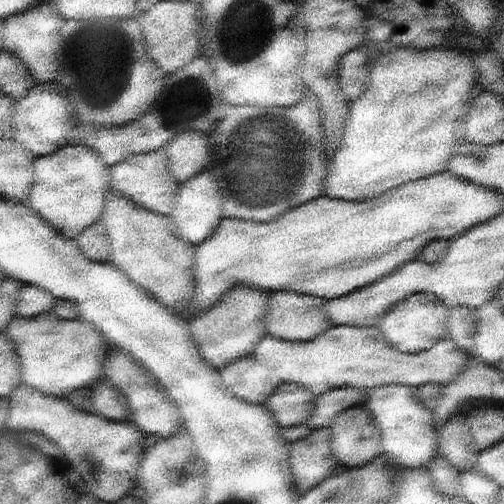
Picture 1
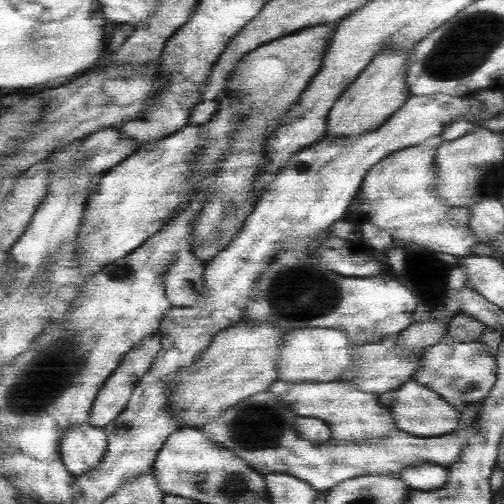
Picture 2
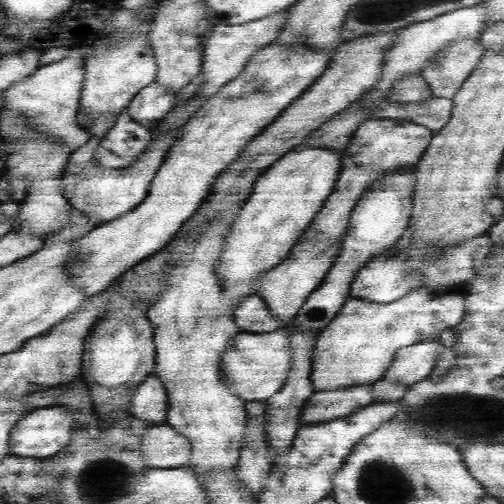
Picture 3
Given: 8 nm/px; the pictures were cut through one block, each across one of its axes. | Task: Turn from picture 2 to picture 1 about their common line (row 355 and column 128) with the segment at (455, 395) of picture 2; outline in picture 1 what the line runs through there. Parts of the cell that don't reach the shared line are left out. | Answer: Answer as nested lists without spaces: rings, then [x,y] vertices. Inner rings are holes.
[[[21,386],[11,396],[9,428],[15,432],[41,432],[51,440],[69,462],[75,462],[75,474],[83,480],[89,494],[105,502],[119,502],[123,496],[133,494],[133,486],[139,486],[139,466],[145,458],[145,444],[155,442],[153,436],[145,436],[133,422],[111,422],[103,416],[77,410],[69,400],[49,398],[39,390]]]

